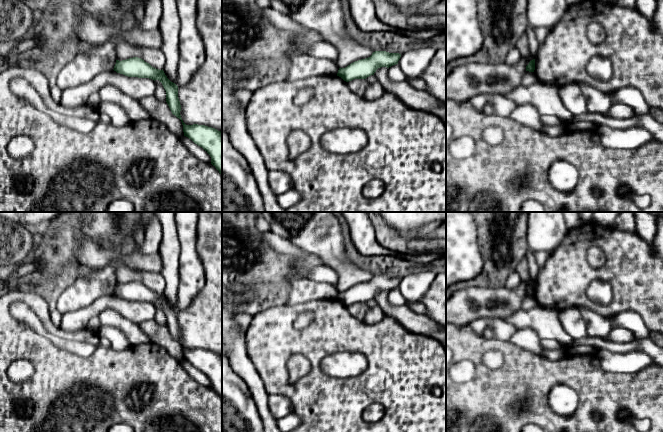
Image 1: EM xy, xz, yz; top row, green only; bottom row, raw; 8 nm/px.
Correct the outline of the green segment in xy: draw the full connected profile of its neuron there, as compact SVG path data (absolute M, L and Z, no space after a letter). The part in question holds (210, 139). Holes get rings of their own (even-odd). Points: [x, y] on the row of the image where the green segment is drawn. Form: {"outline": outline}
{"outline": "M138 57L126 60L116 60L114 71L128 77L149 78L159 80L166 91L166 102L172 112L183 125L184 136L202 147L211 157L211 164L222 176L222 133L215 128L205 125L186 125L180 115L181 105L178 98L178 86L171 82L163 69L152 67L149 63Z"}

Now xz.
{"outline": "M375 51L368 58L355 61L345 68L339 68L337 76L349 82L354 79L366 79L374 75L381 67L391 67L398 64L401 57L399 53L389 53L386 51Z"}

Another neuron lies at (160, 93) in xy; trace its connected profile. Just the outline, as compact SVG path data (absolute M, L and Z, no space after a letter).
M155 80L155 83L156 83L156 90L155 90L154 96L159 101L166 101L166 91L162 83L159 80Z

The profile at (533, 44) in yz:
M529 25L526 29L526 34L528 38L529 53L533 58L535 58L536 52L540 45L535 34L535 28Z

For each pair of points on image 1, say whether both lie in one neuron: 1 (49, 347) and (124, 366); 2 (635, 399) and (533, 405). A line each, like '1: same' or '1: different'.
1: same
2: same

